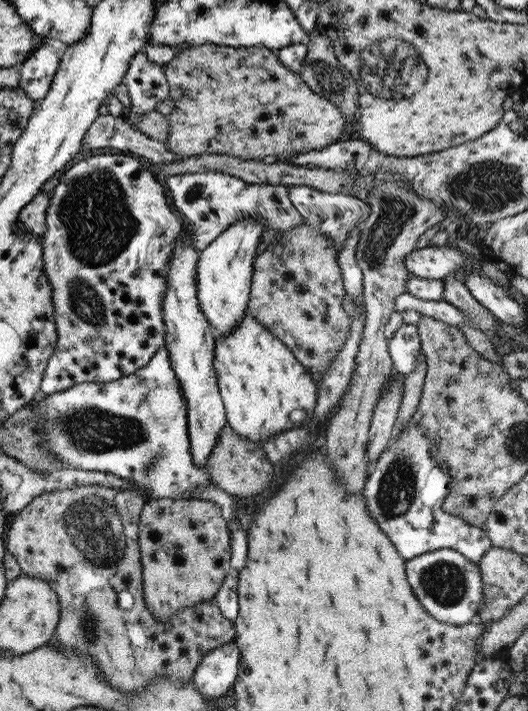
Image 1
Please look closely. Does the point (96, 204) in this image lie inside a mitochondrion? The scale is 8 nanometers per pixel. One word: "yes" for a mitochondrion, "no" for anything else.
yes

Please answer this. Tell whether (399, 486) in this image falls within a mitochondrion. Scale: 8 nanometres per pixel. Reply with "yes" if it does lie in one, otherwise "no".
yes

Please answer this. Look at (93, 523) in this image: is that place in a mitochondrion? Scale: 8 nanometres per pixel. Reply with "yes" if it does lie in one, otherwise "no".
yes

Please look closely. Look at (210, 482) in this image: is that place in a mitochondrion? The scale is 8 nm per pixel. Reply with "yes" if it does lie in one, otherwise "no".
no

